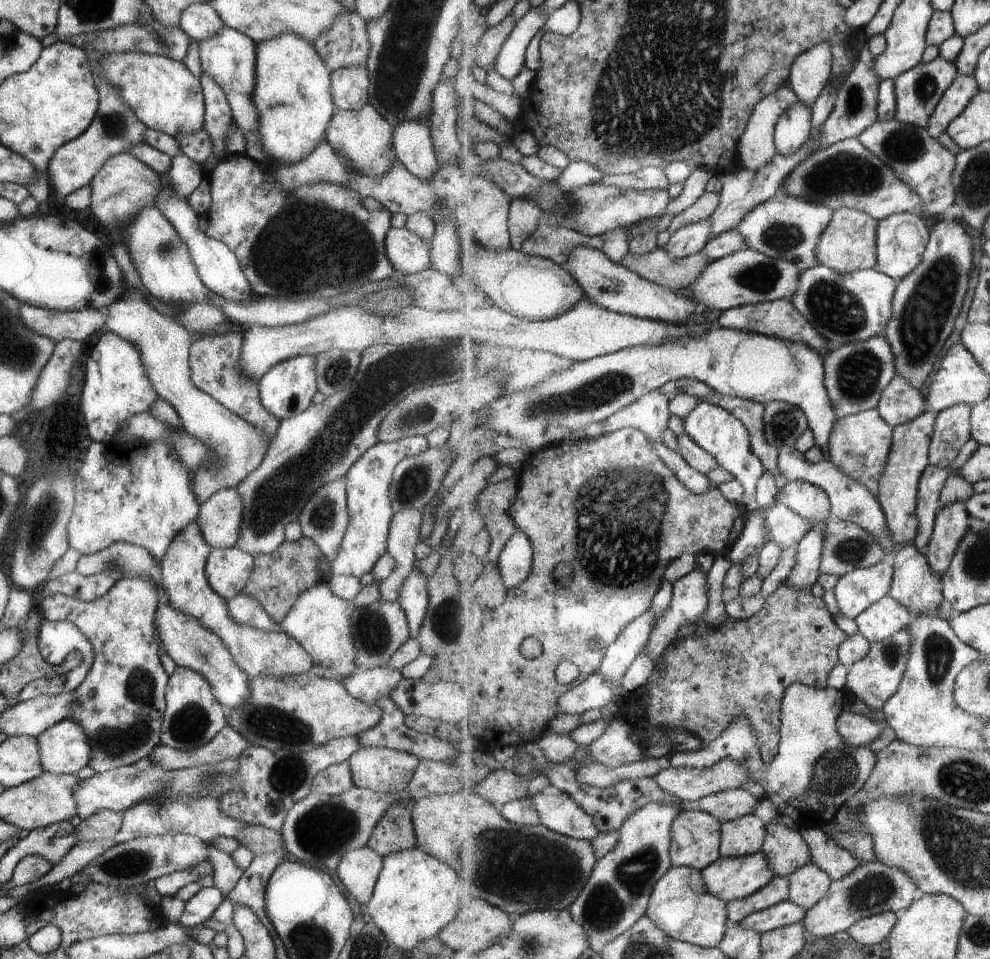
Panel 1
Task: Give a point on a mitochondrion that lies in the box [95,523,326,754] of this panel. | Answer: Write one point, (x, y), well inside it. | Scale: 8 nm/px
(270, 723)

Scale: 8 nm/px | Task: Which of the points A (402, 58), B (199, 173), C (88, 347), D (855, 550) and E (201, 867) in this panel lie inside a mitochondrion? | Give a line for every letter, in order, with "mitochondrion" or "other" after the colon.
A: mitochondrion
B: other
C: other
D: mitochondrion
E: other

